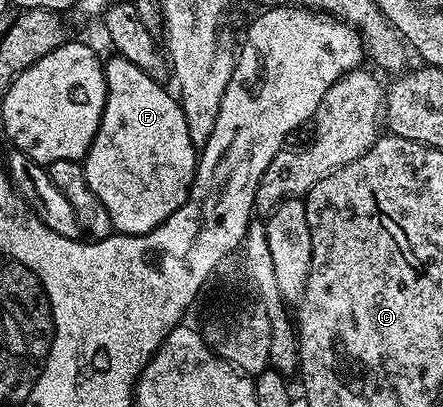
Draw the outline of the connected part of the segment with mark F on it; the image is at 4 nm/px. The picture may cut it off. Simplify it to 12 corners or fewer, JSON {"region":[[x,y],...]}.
{"region":[[119,54],[84,166],[115,232],[184,205],[200,151],[181,102]]}

